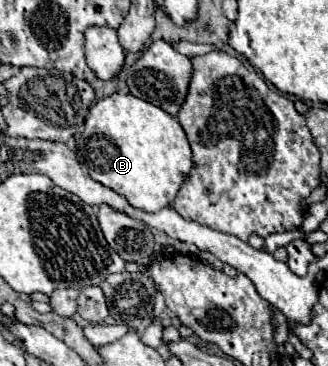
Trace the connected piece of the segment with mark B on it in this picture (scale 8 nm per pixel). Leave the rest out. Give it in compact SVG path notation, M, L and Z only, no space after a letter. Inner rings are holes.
M119 92L93 104L77 152L95 182L111 188L143 212L171 206L193 168L191 148L179 120L141 98Z

